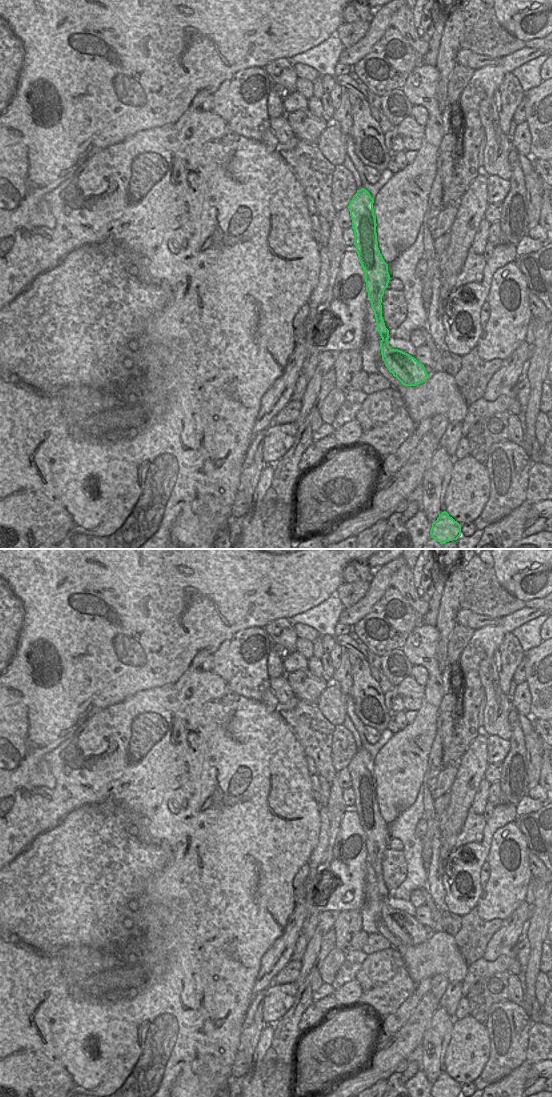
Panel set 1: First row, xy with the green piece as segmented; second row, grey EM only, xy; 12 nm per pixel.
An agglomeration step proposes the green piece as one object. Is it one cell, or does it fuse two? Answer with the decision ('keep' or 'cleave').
cleave

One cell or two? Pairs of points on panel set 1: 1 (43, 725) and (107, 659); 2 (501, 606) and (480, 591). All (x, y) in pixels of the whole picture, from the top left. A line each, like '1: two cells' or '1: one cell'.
1: one cell
2: one cell

